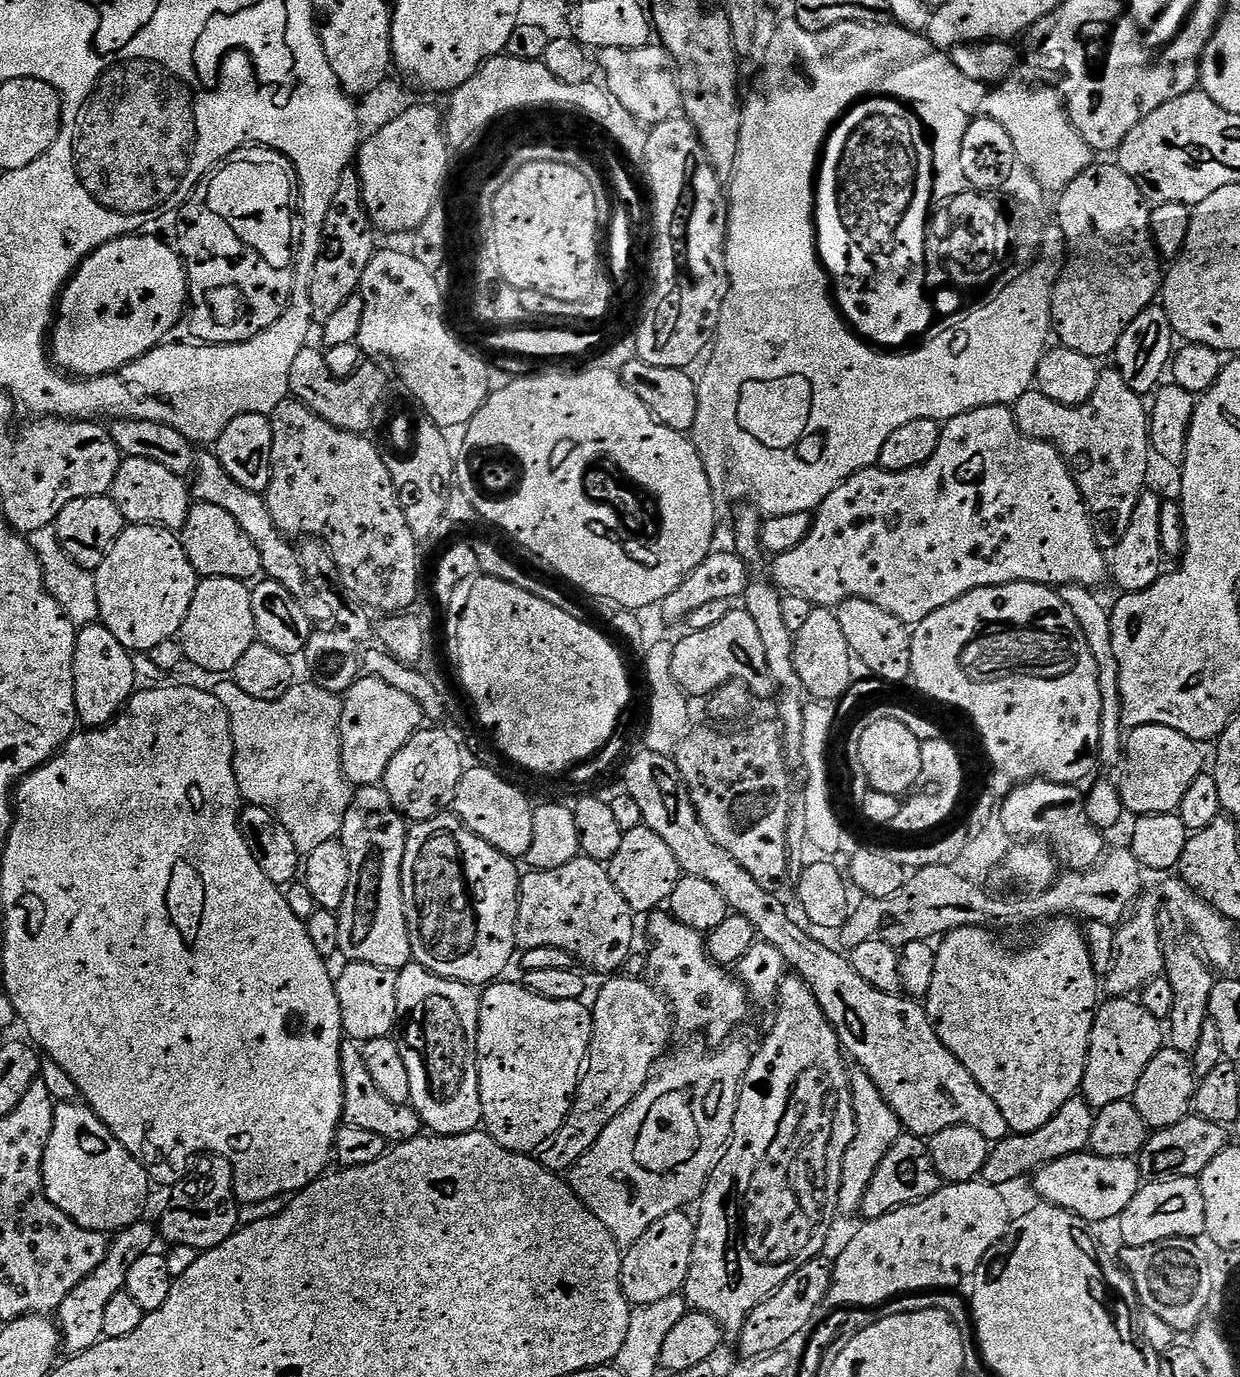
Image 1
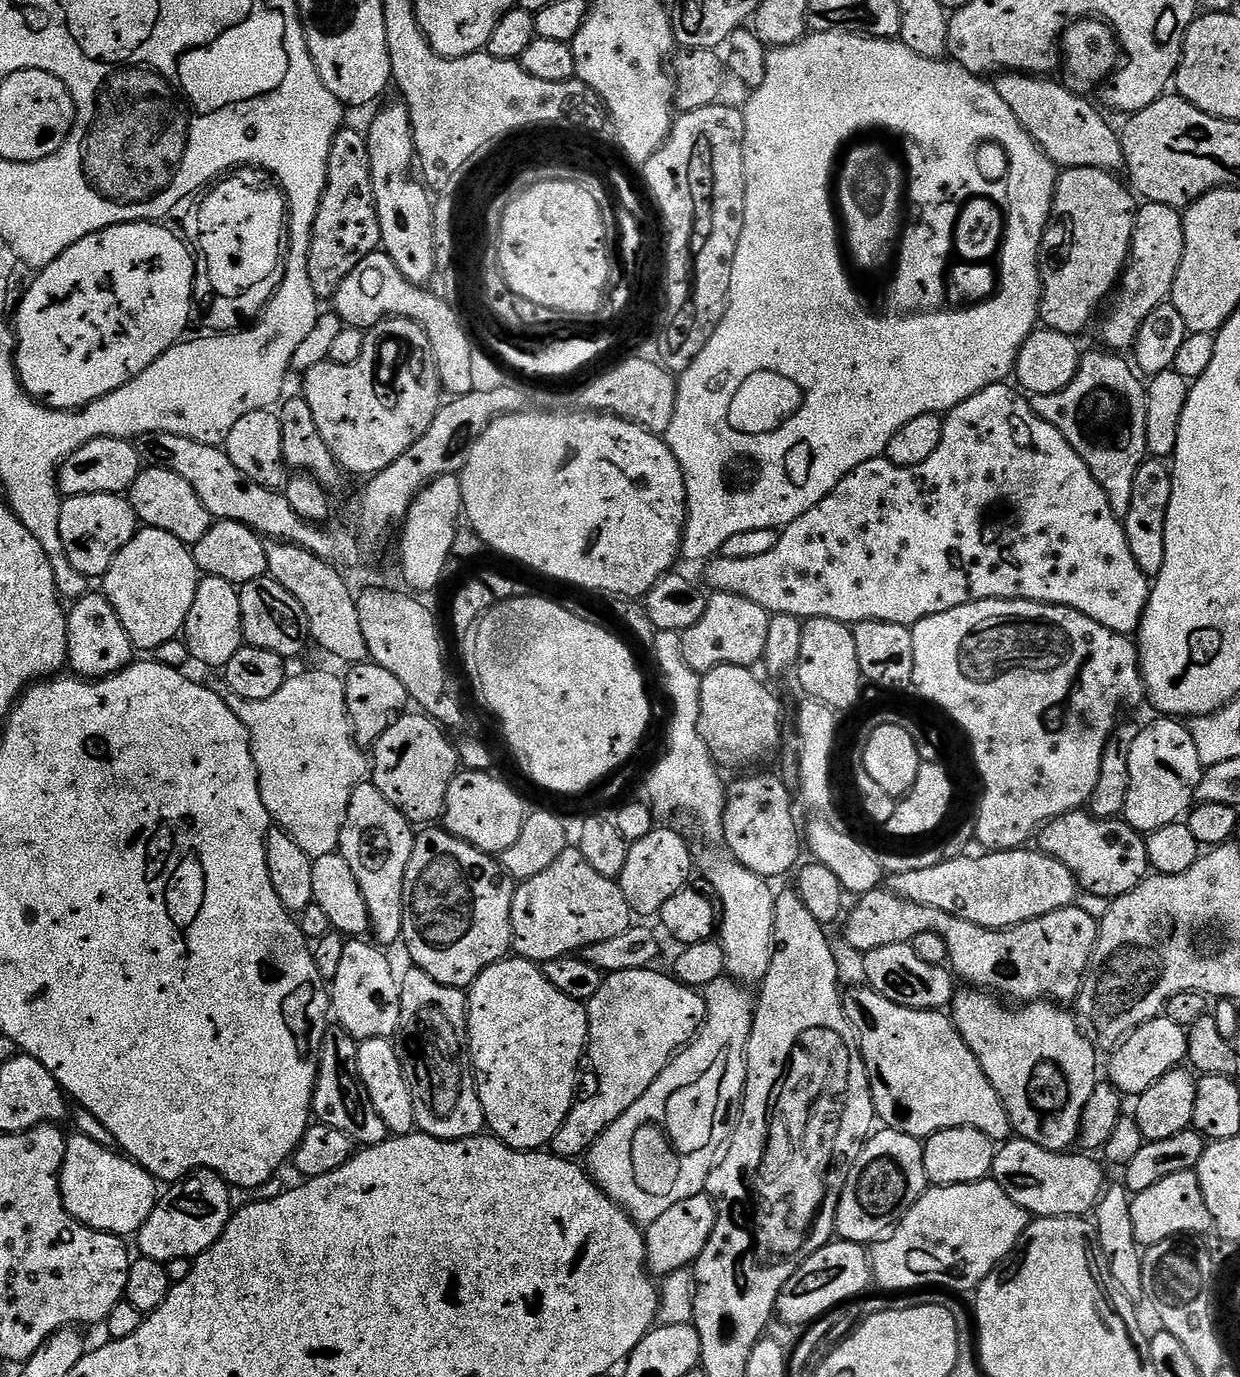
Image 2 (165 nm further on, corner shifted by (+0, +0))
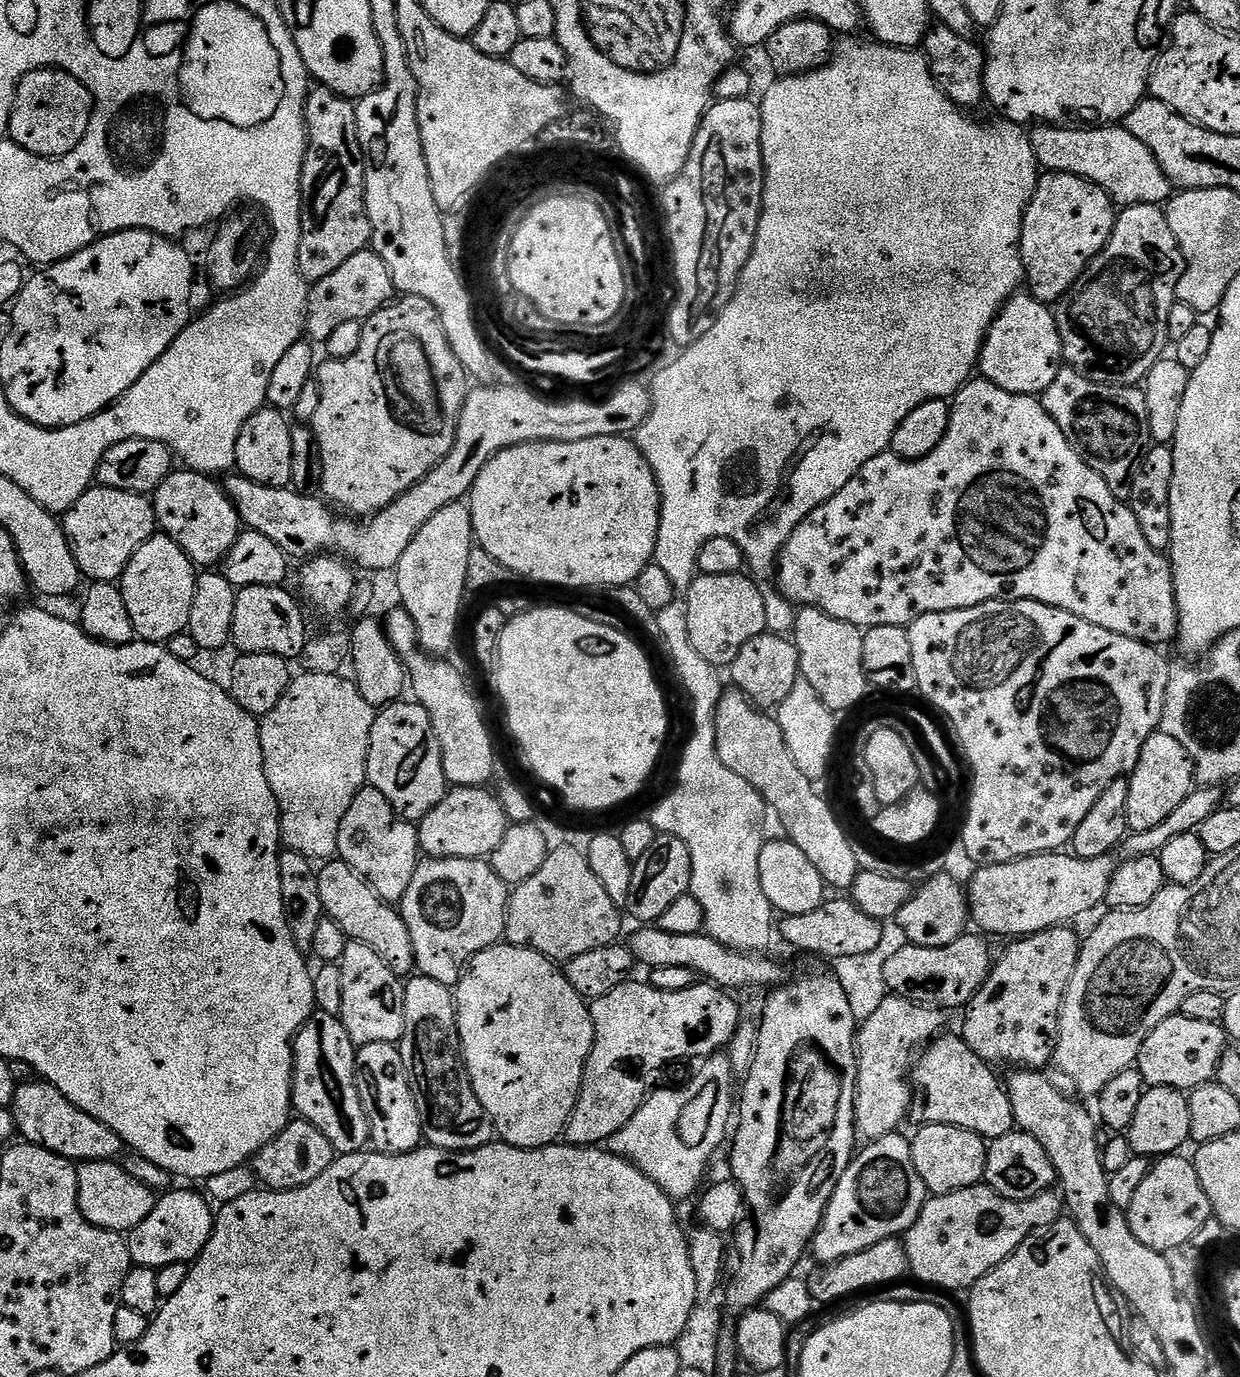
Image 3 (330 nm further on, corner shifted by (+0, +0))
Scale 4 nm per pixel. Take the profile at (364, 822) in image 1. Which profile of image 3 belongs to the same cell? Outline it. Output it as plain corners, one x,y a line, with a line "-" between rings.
365,786
354,802
350,802
346,818
342,818
342,826
338,830
338,856
380,897
398,902
406,894
410,878
414,878
414,870
422,856
417,825
403,820
377,788

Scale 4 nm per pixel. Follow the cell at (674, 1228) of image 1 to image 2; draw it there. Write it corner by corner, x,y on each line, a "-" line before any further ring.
707,1194
686,1198
683,1202
670,1206
670,1210
666,1210
666,1214
662,1214
662,1218
658,1218
653,1224
647,1225
644,1232
649,1273
653,1277
663,1278
671,1272
695,1265
702,1250
706,1250
706,1242
710,1242
715,1221
716,1203

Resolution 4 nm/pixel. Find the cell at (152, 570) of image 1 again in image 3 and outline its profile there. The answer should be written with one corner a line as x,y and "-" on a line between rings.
163,534
151,536
130,558
124,573
120,575
118,587
122,594
122,602
126,602
126,611
130,614
130,622
134,626
137,637
150,644
164,644
181,635
190,622
190,606
194,606
194,590
196,589
197,565
186,555
170,537

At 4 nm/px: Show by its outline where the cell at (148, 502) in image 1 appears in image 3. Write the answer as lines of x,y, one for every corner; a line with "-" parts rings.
174,470
158,485
154,493
156,523
163,535
170,537
188,555
197,566
216,566
234,546
240,536
242,525
238,510
233,506
232,499
219,483
215,484
211,475
191,470

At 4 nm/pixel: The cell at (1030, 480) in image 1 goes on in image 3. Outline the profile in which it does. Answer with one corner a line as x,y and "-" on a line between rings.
973,378
956,393
954,399
951,401
950,407
952,413
950,414
950,426
946,430
946,438
942,438
942,442
938,442
938,446
929,456
921,460
903,460
901,456
896,456
889,450
878,458
870,458
870,462
866,462
866,466
862,466
862,470
858,470
858,474
854,474
854,478
850,478
850,482
846,482
846,486
842,486
842,490
838,490
838,494
834,494
834,498
830,498
822,506
818,506
818,510
814,510
797,526
794,534
790,534
790,538
786,542
784,549
780,551
780,559
774,573
775,579
777,581
780,579
778,581
780,593
788,600
791,600
793,605
803,606
805,608
817,608
826,614
830,614
834,618
838,618
842,622
850,622
855,628
861,630
867,630
874,626
898,626
899,628
911,626
922,614
973,608
974,606
985,604
991,600
1033,600
1034,602
1045,604
1051,608
1066,610
1070,614
1074,614
1094,626
1102,626
1102,630
1110,630
1114,634
1122,634
1126,638
1140,640
1144,644
1164,646
1167,640
1175,641
1180,627
1180,615
1176,609
1171,559
1165,553
1154,550
1154,546
1150,546
1150,542
1146,542
1146,538
1142,534
1142,526
1138,526
1138,518
1134,518
1131,507
1125,501
1114,498
1110,486
1106,486
1104,479
1084,461
1083,456
1076,451
1076,447
1068,441
1066,434
1062,434
1062,430
1058,430
1058,422
1054,422
1054,418
1050,418
1050,414
1046,414
1043,403
1035,396
1015,396
1006,390
1002,390
998,386
994,386
988,380

